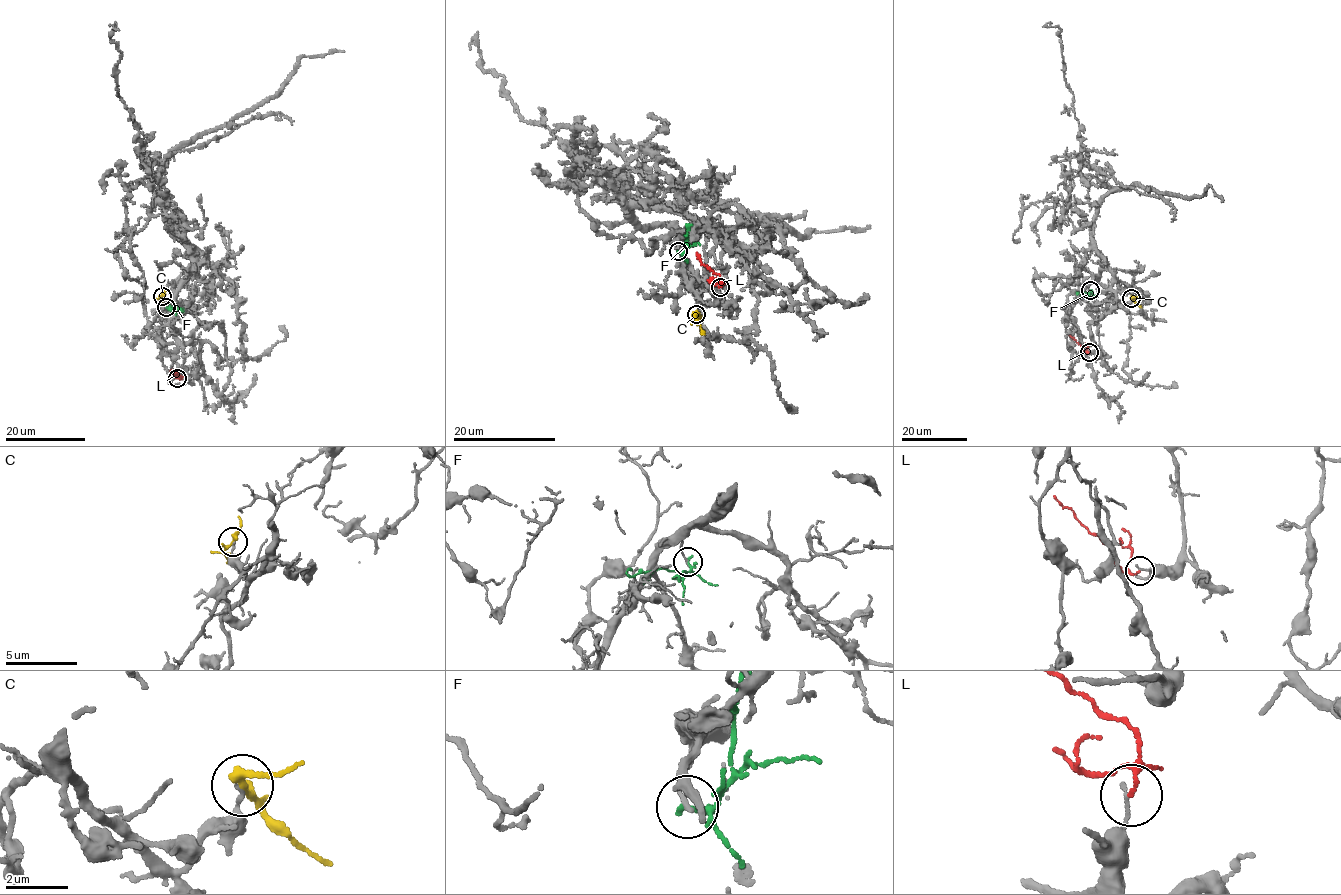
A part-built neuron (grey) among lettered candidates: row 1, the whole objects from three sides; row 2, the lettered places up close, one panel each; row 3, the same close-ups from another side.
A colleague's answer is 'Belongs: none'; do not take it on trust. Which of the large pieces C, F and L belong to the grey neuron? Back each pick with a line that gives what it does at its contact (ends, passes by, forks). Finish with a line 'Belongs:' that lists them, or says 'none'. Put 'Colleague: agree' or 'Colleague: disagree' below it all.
Belongs: none
Colleague: agree

